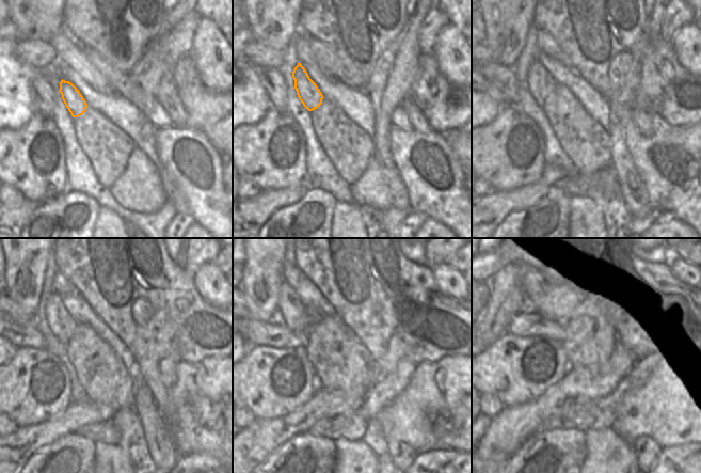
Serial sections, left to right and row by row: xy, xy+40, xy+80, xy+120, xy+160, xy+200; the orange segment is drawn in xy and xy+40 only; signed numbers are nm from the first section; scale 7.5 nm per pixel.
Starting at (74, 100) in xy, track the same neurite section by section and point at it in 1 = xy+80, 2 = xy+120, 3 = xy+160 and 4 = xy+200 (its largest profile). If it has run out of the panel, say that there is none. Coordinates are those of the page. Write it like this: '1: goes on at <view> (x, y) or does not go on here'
1: goes on at xy+80 (541, 84)
2: goes on at xy+120 (62, 325)
3: goes on at xy+160 (296, 316)
4: goes on at xy+200 (526, 283)

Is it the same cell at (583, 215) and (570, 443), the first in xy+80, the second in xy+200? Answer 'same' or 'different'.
different

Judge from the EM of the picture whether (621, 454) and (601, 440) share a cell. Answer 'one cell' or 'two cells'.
one cell

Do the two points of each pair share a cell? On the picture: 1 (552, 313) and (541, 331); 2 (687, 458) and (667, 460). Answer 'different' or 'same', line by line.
1: different
2: same

